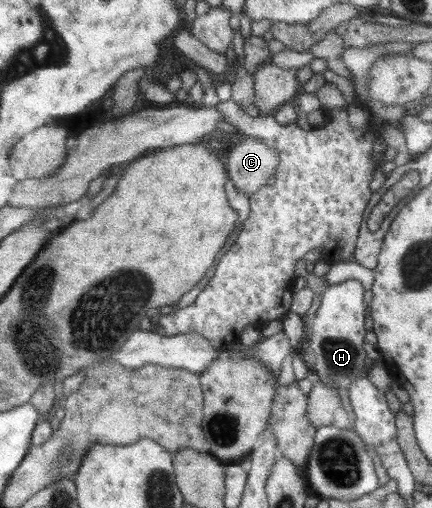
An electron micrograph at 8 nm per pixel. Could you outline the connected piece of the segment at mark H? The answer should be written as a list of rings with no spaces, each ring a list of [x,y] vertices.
[[[357,280],[329,285],[322,295],[322,303],[312,323],[310,348],[315,356],[313,377],[335,388],[349,390],[351,383],[359,378],[365,366],[363,352],[363,288]]]

